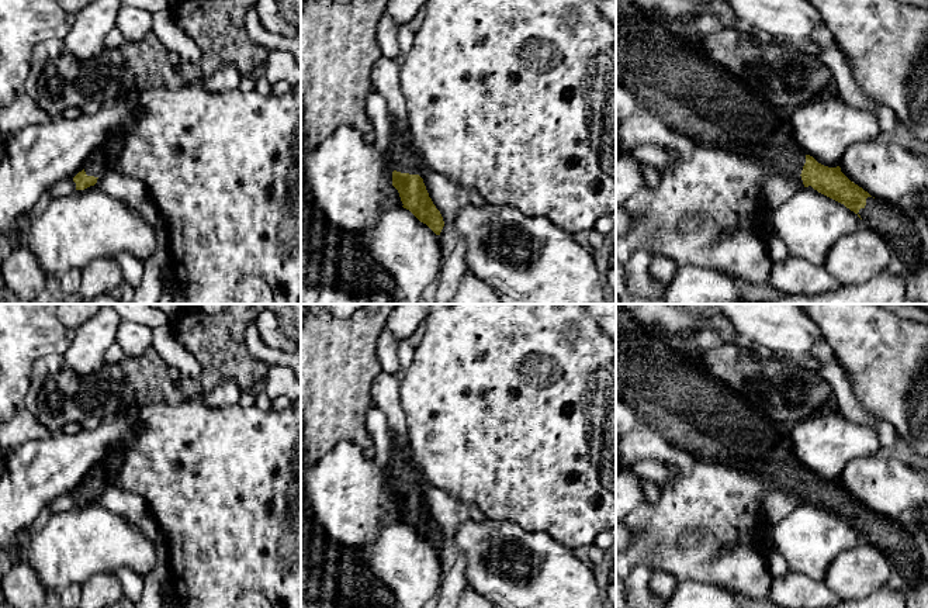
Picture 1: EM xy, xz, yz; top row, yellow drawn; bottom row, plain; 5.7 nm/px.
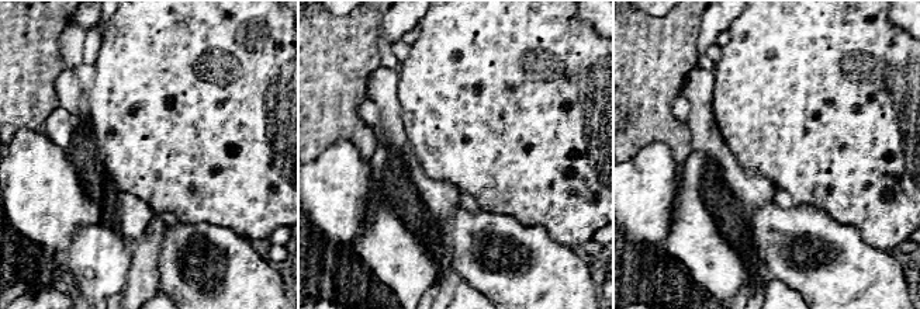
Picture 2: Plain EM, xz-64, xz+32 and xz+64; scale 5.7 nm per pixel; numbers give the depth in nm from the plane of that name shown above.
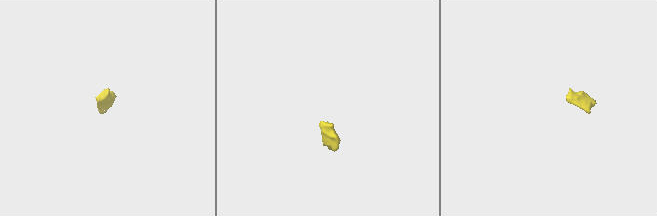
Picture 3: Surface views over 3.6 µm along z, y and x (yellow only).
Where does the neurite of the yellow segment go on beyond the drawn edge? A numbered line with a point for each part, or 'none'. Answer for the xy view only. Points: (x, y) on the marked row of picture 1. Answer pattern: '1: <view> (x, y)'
1: xy (100, 161)

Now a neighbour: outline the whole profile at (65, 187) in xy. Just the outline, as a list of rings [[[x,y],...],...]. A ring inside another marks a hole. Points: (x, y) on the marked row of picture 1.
[[[73,179],[59,180],[48,191],[52,198],[67,197],[76,191],[76,183]]]

